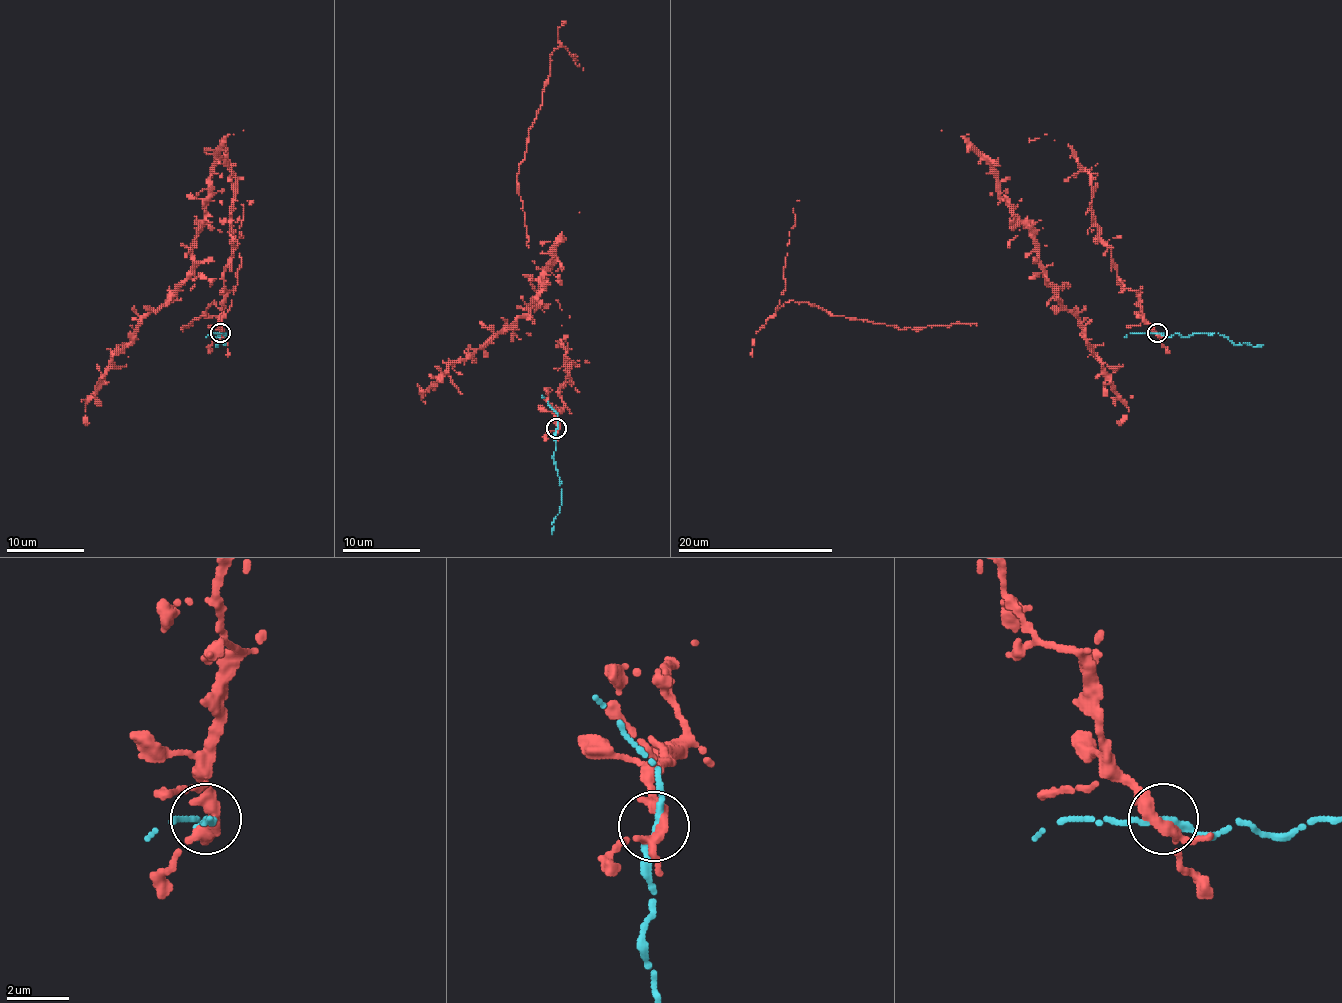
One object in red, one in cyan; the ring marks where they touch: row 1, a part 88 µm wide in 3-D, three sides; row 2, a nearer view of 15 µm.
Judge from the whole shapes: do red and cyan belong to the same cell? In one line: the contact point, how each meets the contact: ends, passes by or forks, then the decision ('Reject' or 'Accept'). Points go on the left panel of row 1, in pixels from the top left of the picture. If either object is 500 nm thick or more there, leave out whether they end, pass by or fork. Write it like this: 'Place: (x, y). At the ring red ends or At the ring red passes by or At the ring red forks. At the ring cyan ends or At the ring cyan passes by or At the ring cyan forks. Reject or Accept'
Place: (220, 333). At the ring red forks. At the ring cyan passes by. Accept

